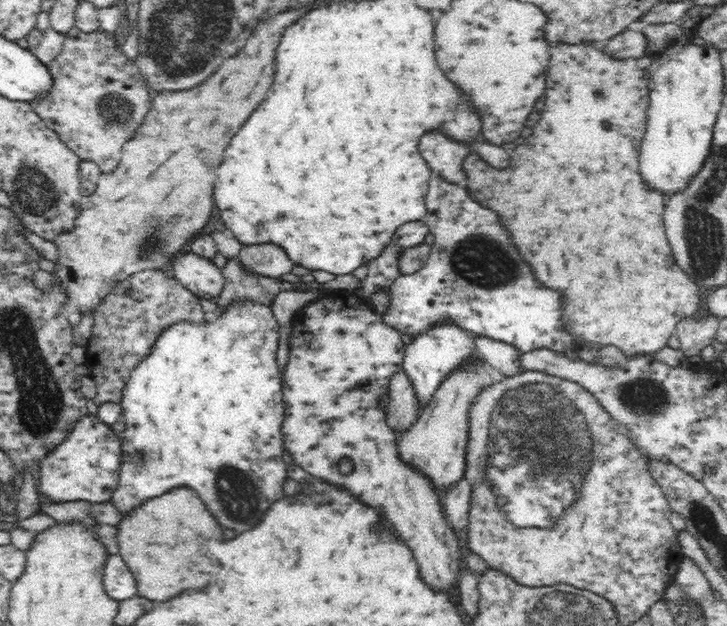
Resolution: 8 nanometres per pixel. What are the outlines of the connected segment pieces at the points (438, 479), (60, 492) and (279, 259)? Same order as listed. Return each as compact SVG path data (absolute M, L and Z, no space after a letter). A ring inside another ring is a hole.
M479 355L470 358L462 368L446 377L430 402L421 409L412 426L397 439L398 455L404 463L416 467L432 480L434 487L444 493L451 485L464 477L466 470L466 444L468 444L468 412L474 398L481 390L492 385L500 377L495 375L487 362Z
M98 415L82 417L66 440L58 444L44 460L40 460L36 490L39 495L46 495L54 503L72 500L108 502L118 488L121 454L119 433L114 433Z
M252 244L250 246L242 246L237 259L247 274L251 274L251 276L260 276L260 274L262 274L264 277L272 277L273 279L291 273L295 266L285 250L276 244Z

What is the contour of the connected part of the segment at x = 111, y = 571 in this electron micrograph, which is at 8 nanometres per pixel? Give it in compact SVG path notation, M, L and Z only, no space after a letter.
M108 554L103 570L104 590L114 600L121 601L138 595L136 580L122 557Z

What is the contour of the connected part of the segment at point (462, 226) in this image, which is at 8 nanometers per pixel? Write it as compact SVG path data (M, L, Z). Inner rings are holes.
M435 175L430 179L425 196L427 211L421 218L434 236L428 261L418 272L401 275L386 289L390 295L390 309L381 314L382 321L400 331L400 334L408 333L414 338L428 327L450 320L464 331L511 344L522 353L539 348L564 353L589 343L564 329L562 294L542 286L534 278L530 264L524 262L512 234L504 228L496 212L472 197L463 183L450 183L444 177Z

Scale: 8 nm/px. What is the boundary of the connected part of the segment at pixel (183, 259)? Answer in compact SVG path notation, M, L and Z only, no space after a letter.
M191 253L180 254L174 262L174 278L199 299L219 297L225 278L212 261Z

